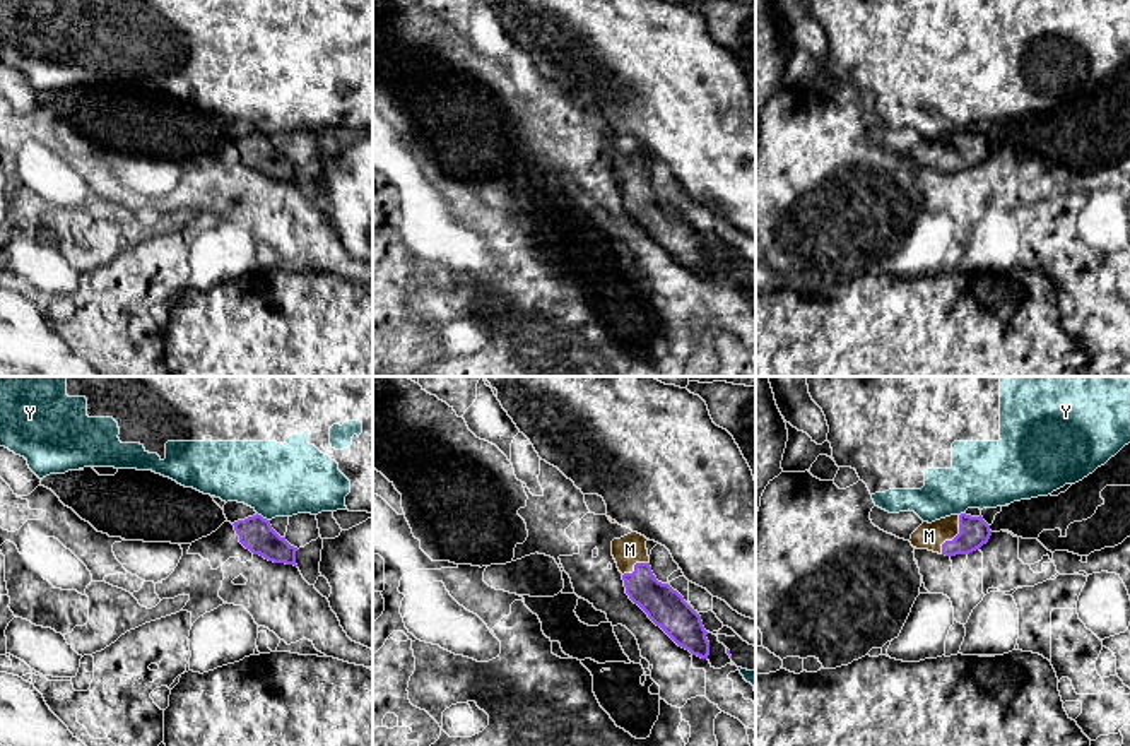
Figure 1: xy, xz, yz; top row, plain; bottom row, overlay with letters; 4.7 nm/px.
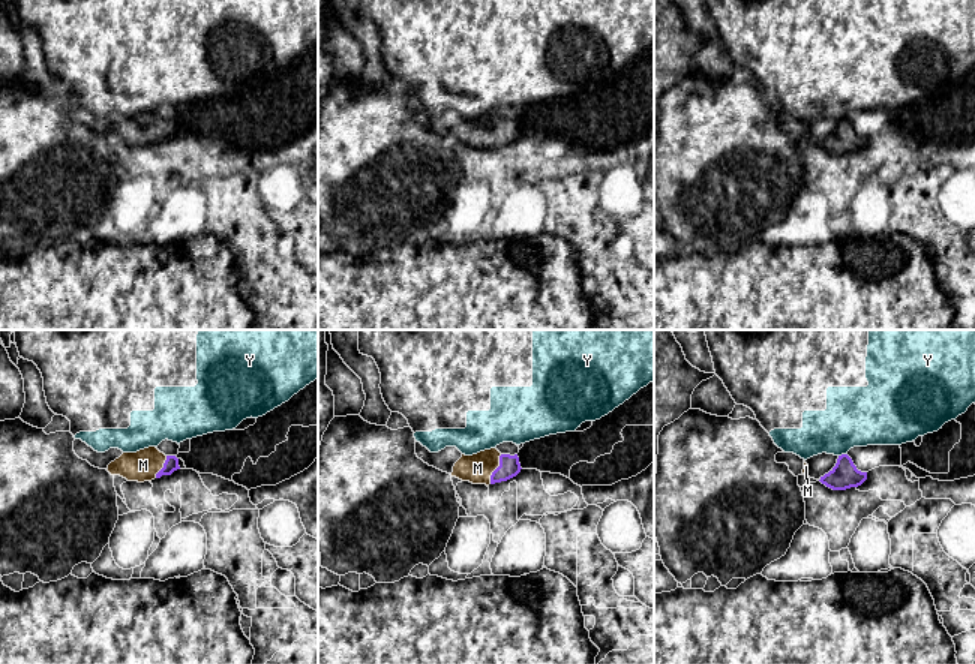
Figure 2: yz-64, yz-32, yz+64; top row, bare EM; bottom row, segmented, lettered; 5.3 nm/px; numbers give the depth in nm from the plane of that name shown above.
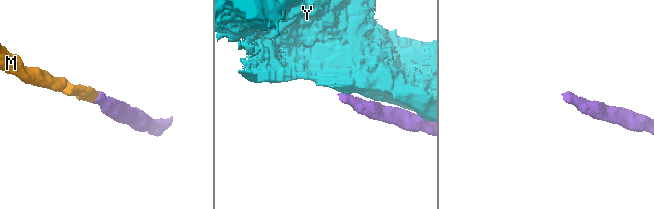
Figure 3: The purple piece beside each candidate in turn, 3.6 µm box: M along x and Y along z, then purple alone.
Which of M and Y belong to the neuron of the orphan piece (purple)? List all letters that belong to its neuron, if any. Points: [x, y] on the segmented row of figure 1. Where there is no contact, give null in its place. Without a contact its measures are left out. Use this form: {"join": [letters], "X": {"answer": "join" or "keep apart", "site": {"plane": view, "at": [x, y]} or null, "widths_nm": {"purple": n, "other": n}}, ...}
{"join": ["M"], "M": {"answer": "join", "site": {"plane": "yz", "at": [956, 536]}, "widths_nm": {"purple": 140, "other": 130}}, "Y": {"answer": "keep apart", "site": {"plane": "xy", "at": [262, 517]}, "widths_nm": {"purple": 160, "other": 340}}}

